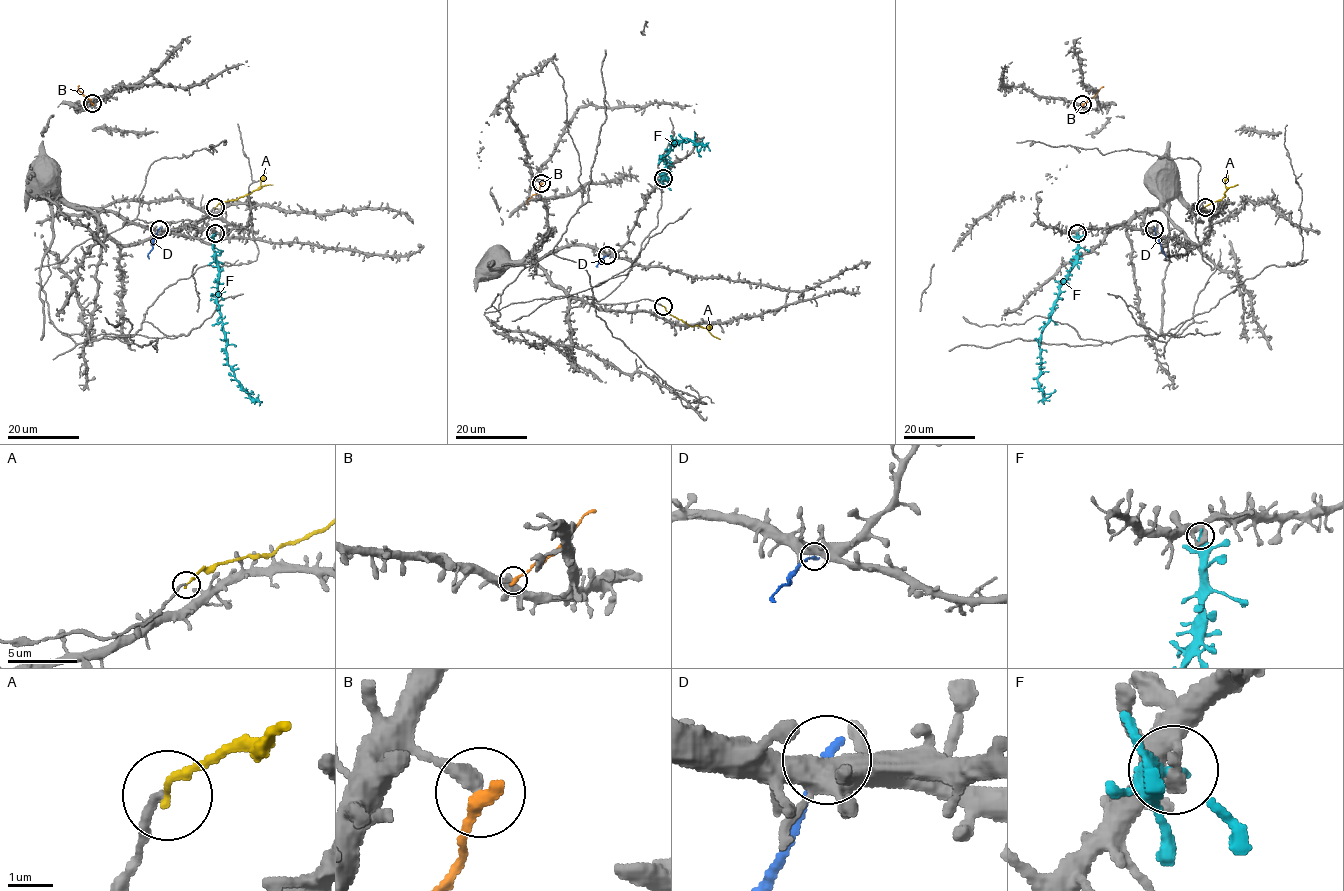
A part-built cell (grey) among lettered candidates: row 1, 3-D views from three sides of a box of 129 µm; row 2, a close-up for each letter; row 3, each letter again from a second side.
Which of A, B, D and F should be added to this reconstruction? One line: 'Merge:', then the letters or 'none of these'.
Merge: A

